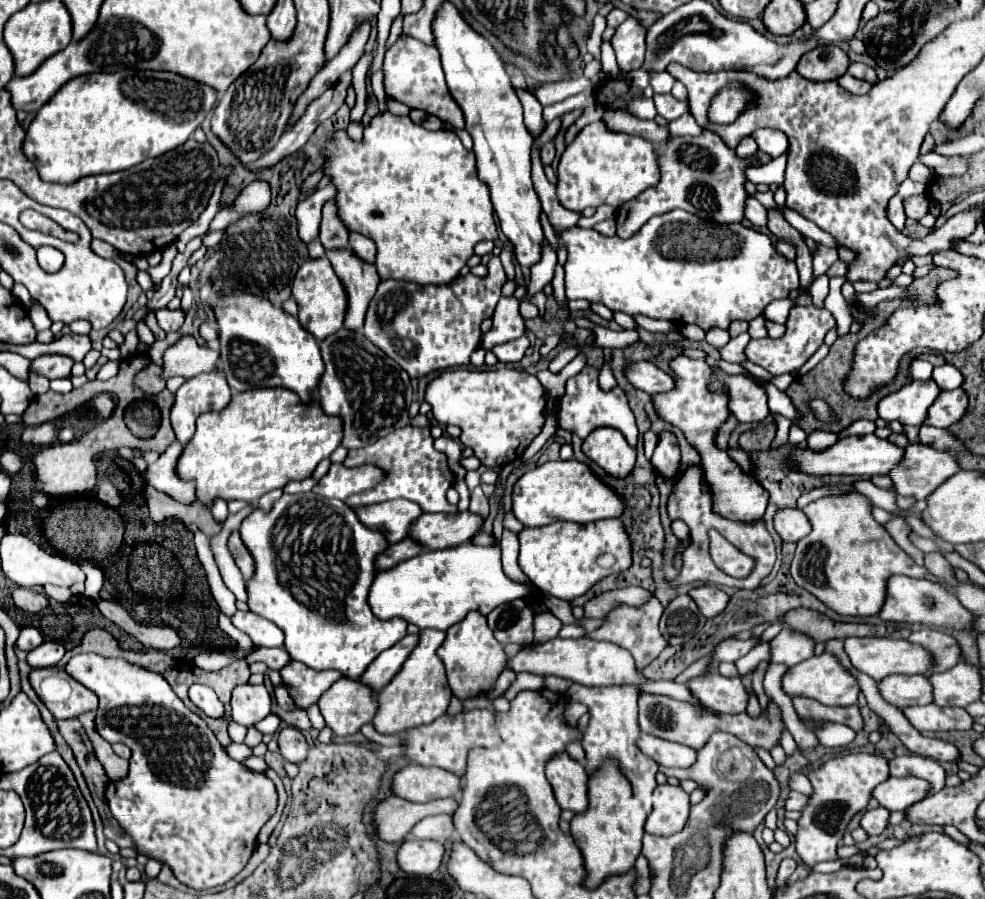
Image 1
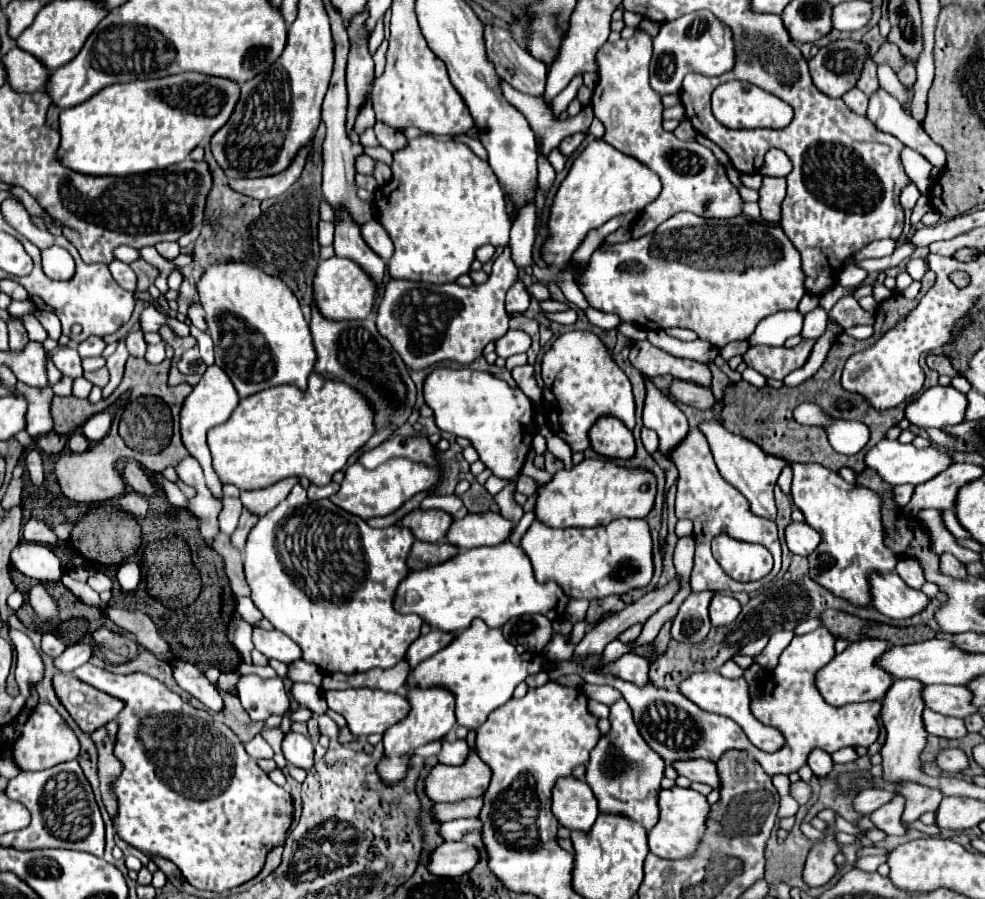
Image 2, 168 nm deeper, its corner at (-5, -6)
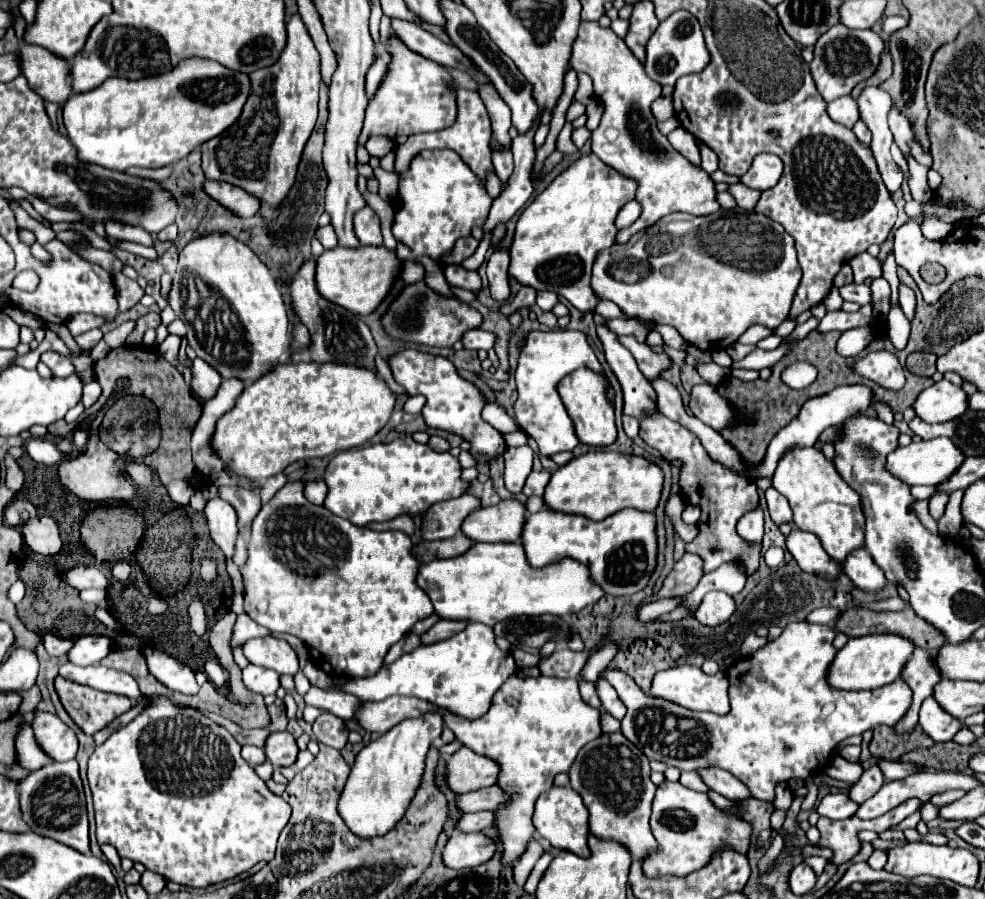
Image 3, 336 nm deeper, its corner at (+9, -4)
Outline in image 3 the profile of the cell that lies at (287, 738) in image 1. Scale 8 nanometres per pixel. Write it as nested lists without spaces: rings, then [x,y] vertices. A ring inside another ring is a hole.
[[[272,732],[266,740],[264,752],[274,766],[292,766],[298,756],[298,746],[290,732]]]

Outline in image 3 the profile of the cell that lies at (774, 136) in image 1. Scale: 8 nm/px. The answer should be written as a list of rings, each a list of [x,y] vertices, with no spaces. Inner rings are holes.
[[[758,154],[752,162],[752,168],[740,178],[740,182],[744,186],[764,192],[778,184],[782,170],[784,170],[784,164],[776,154]]]

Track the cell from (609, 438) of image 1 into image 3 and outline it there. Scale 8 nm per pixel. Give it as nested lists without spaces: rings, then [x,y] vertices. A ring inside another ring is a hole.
[[[578,368],[560,380],[556,390],[562,398],[564,408],[568,410],[568,416],[574,422],[580,442],[590,444],[590,446],[608,446],[616,440],[614,406],[608,400],[608,382],[602,374],[598,374],[590,368]]]

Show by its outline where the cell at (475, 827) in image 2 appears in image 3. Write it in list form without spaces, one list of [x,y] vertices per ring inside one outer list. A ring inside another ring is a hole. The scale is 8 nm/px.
[[[474,812],[474,814],[464,814],[458,822],[460,832],[482,832],[492,828],[496,822],[496,812]]]

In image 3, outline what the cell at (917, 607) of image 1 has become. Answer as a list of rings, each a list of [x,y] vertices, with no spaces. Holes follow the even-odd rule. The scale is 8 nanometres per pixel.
[[[856,548],[846,556],[844,572],[866,592],[880,592],[886,584],[884,574],[880,574],[880,568],[872,562],[872,556],[864,548]]]

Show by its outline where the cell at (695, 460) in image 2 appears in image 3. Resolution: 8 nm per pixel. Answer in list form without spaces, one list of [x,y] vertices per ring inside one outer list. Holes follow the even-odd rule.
[[[658,410],[652,414],[644,414],[640,418],[640,438],[652,448],[656,448],[662,454],[662,458],[666,460],[680,458],[684,462],[684,468],[680,472],[682,496],[688,504],[700,504],[702,516],[704,516],[702,522],[698,522],[700,526],[698,538],[694,538],[686,546],[686,550],[700,554],[704,558],[704,572],[712,572],[724,562],[740,560],[744,562],[748,574],[752,574],[758,568],[760,546],[748,546],[748,542],[740,540],[736,534],[736,524],[738,524],[738,518],[750,512],[754,505],[759,506],[756,484],[748,482],[748,478],[744,478],[736,470],[714,462],[704,450],[704,446],[700,444],[700,440],[696,438],[696,434],[692,434],[688,428],[680,426],[678,422],[666,418]]]

